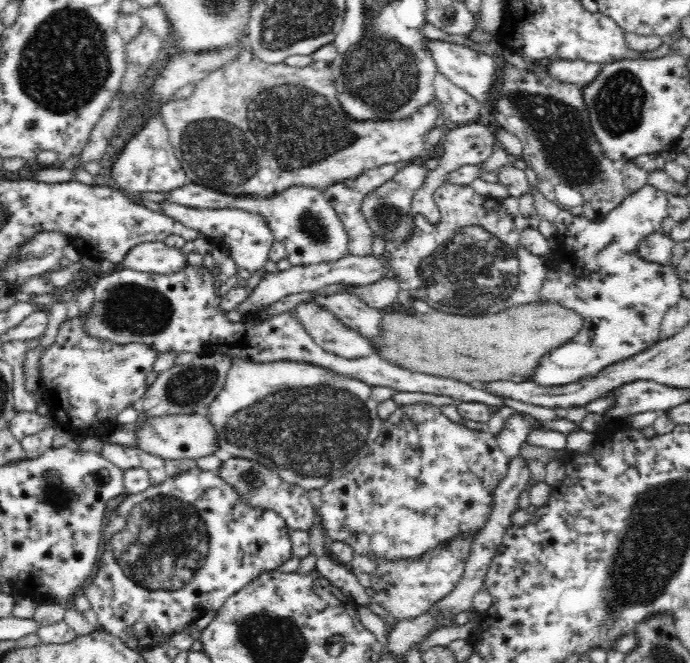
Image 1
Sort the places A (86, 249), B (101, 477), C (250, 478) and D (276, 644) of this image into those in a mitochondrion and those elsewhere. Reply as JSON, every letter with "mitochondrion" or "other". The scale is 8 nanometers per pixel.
{"A":"other","B":"mitochondrion","C":"mitochondrion","D":"mitochondrion"}

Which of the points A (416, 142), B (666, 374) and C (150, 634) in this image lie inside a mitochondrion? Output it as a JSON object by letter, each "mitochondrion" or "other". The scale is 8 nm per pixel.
{"A":"other","B":"other","C":"other"}

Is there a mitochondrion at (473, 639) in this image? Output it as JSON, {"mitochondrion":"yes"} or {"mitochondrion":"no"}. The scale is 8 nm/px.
{"mitochondrion":"no"}

